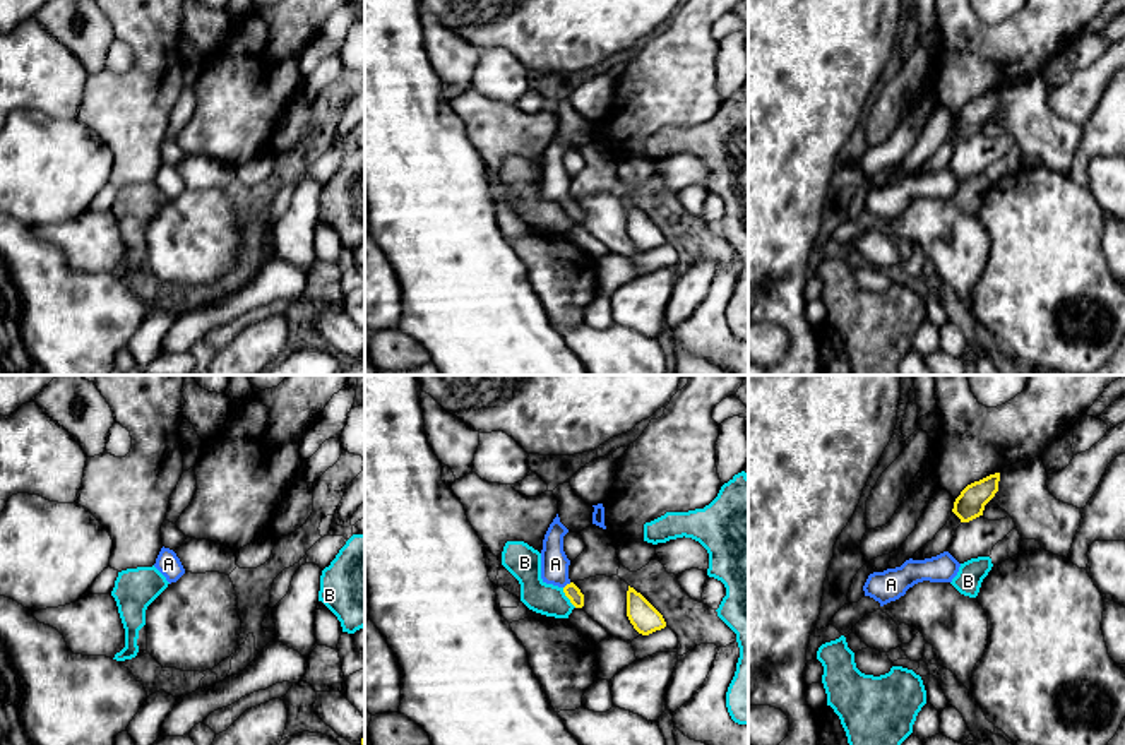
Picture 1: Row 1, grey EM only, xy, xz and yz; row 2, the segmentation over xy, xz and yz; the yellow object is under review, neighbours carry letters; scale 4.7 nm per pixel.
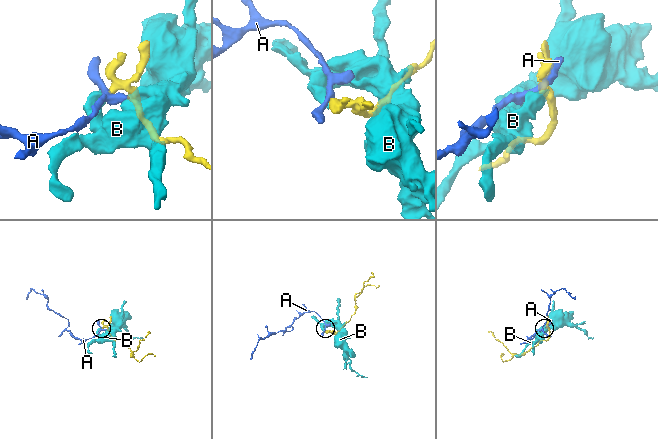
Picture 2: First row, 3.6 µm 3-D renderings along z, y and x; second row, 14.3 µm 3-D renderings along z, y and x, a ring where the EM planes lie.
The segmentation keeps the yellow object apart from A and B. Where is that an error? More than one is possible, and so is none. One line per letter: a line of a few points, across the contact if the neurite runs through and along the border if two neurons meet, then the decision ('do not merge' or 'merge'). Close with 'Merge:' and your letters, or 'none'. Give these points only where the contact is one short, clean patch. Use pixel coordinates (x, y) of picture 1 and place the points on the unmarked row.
A: line xz (572, 208), (567, 201), (555, 189), (555, 180); merge
B: line xz (562, 204), (564, 211), (576, 223); do not merge
Merge: A

